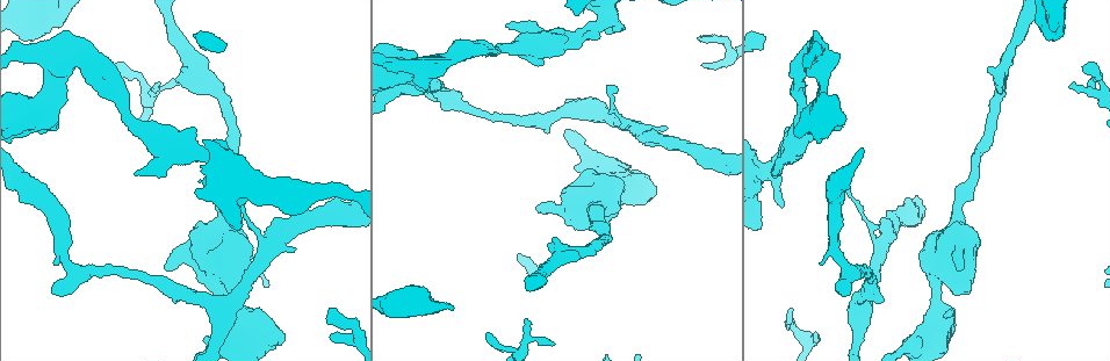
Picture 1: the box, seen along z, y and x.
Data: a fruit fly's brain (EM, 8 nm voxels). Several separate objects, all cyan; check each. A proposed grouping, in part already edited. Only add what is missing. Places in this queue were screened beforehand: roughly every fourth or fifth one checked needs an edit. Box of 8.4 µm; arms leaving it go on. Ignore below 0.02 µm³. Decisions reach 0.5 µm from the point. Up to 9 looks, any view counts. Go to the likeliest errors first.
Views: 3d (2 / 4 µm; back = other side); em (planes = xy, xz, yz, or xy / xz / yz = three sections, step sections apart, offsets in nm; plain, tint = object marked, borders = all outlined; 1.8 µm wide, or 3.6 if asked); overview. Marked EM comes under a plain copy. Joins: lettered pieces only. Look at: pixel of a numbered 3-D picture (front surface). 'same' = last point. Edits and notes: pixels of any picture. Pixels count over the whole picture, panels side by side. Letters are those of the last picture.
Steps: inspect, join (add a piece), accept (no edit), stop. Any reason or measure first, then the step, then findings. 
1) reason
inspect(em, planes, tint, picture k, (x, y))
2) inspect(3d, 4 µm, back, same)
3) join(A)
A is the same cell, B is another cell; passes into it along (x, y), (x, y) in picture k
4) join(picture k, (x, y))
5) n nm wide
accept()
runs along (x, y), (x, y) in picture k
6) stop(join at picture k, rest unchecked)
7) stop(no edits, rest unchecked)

free end
inspect(em, 3.6 µm, planes, borders, picture 1, (1088, 64))

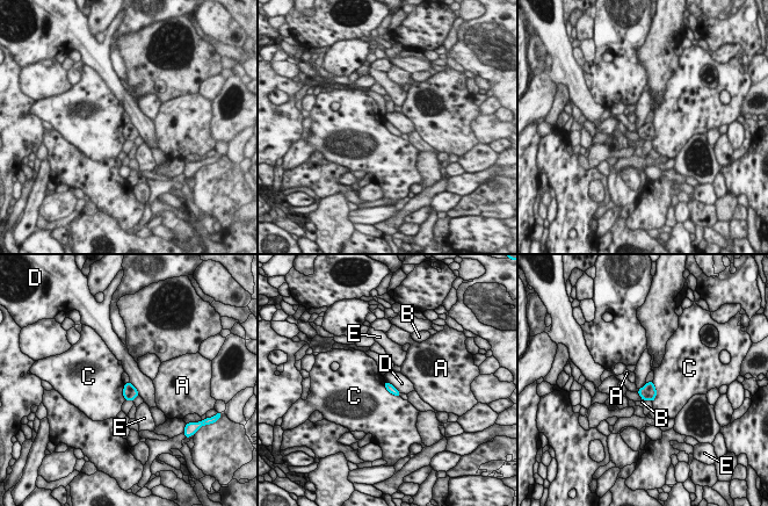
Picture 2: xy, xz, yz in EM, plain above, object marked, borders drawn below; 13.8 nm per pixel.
C touches over 320 nm
accept()
A, B, C, D and E are other cells; border along (130, 381), (139, 395) in picture 2; no lettered piece goes on from it

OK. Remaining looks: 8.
free end
inspect(em, planes, borders, picture 1, (817, 340))

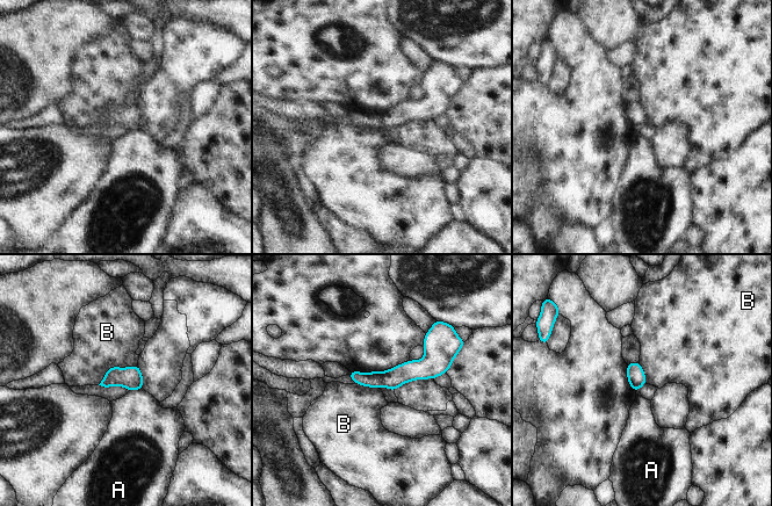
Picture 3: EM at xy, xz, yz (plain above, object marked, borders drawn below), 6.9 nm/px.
B touches over 320 nm
accept()
A and B are other cells; border along (137, 363), (109, 367), (98, 384) in picture 3; none of them fits

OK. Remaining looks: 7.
branch stops here
inspect(3d, 4 µm, picture 1, (549, 247))

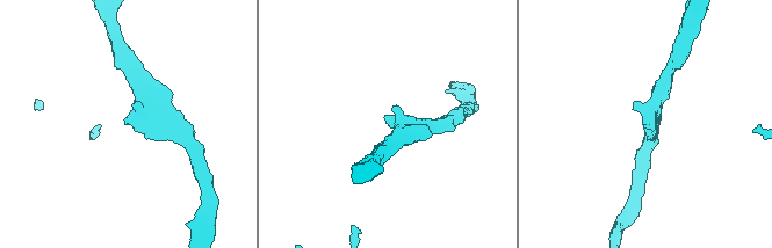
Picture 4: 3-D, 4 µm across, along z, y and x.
inspect(em, planes, tint, picture 4, (124, 122))

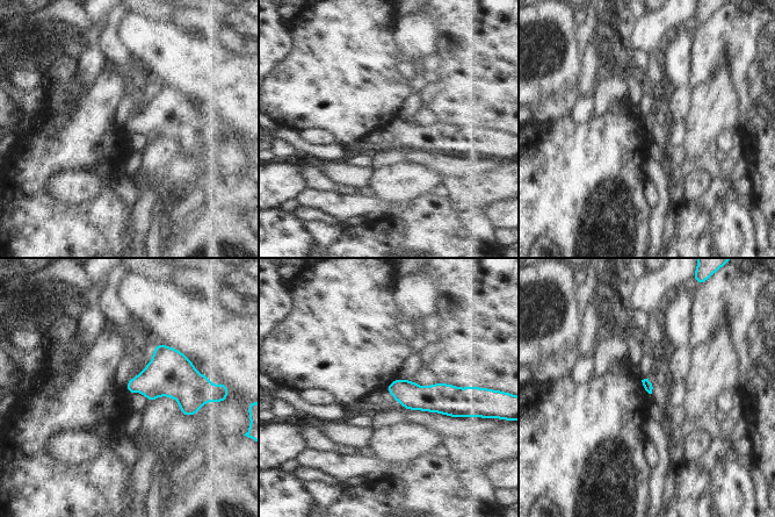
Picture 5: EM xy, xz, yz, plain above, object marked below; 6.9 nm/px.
inspect(em, planes, borders, same)

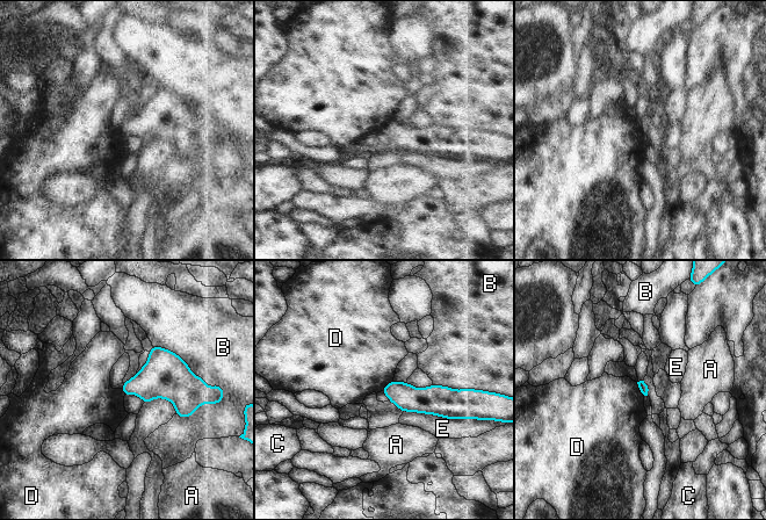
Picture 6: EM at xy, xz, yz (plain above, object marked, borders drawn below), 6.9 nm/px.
B touches over 440 nm
accept()
A, B, C, D and E are other cells; no lettered piece goes on from it

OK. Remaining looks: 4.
stops while still wide
inspect(3d, 4 µm, picture 1, (816, 31))

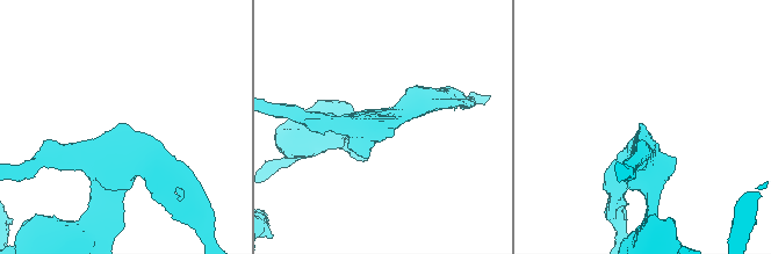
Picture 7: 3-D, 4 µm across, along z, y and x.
shape alone is not enough
inspect(em, 3.6 µm, planes, borders, picture 7, (640, 127))

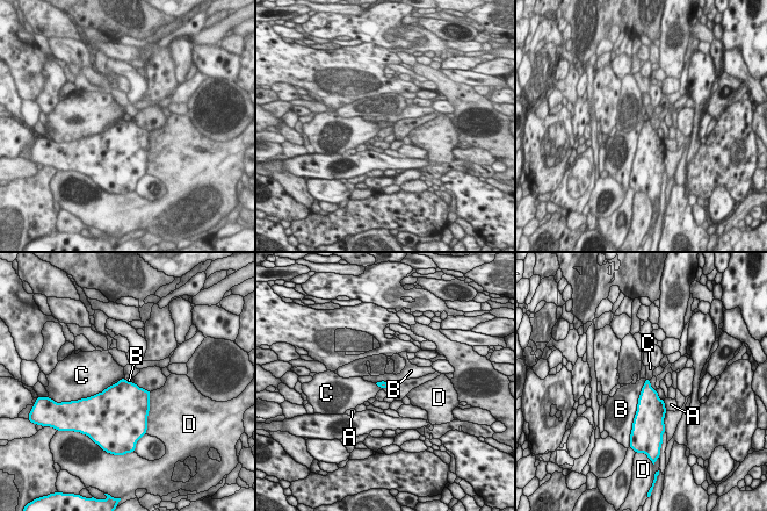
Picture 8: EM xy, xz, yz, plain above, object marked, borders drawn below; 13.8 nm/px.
B touches over 600 nm
accept()
A, B, C and D are other cells; border along (645, 379), (632, 420) in picture 8; no lettered piece goes on from it

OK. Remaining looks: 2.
stop(no edits, rest unchecked)

